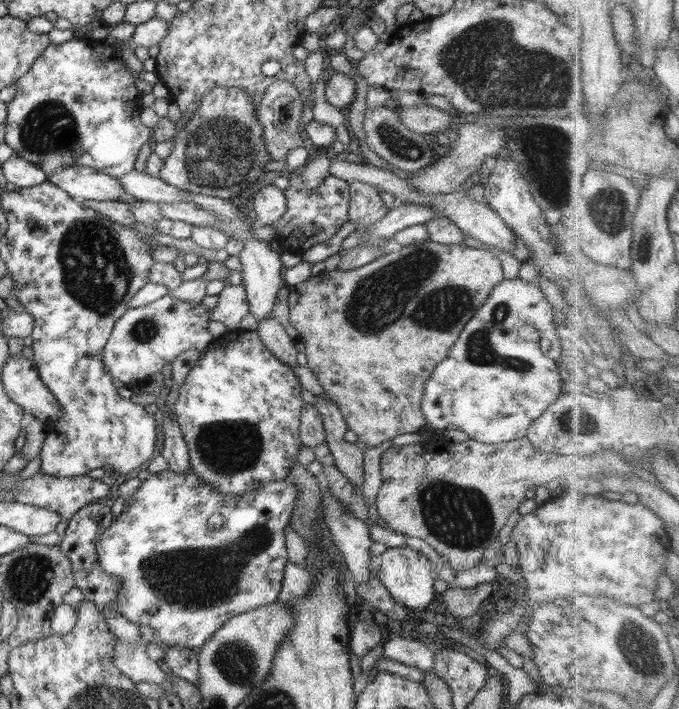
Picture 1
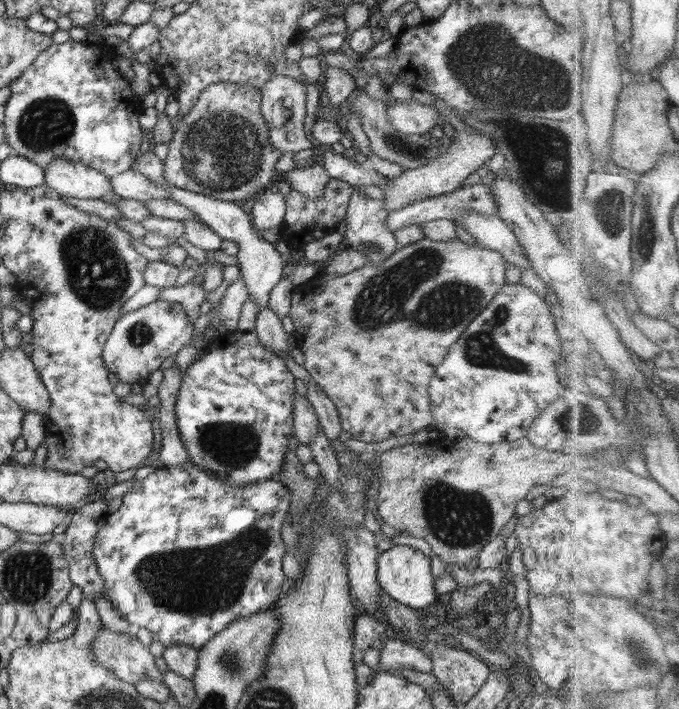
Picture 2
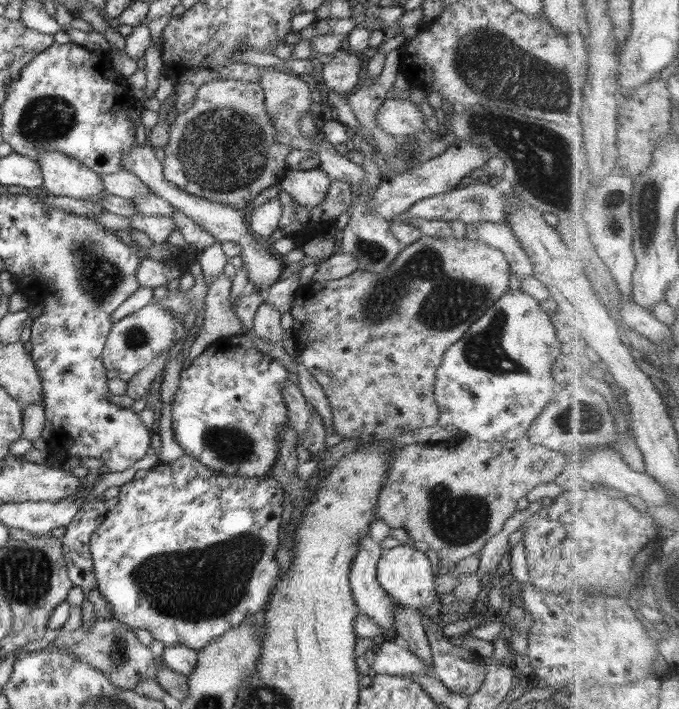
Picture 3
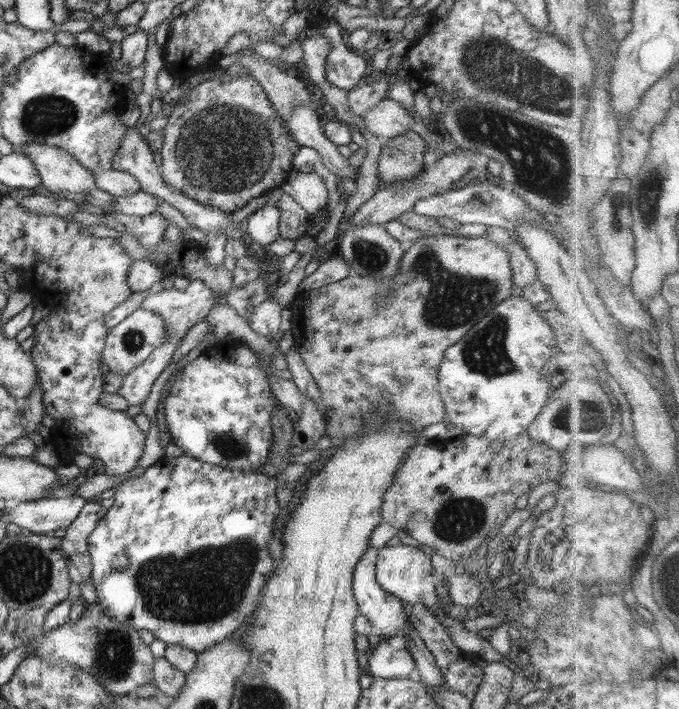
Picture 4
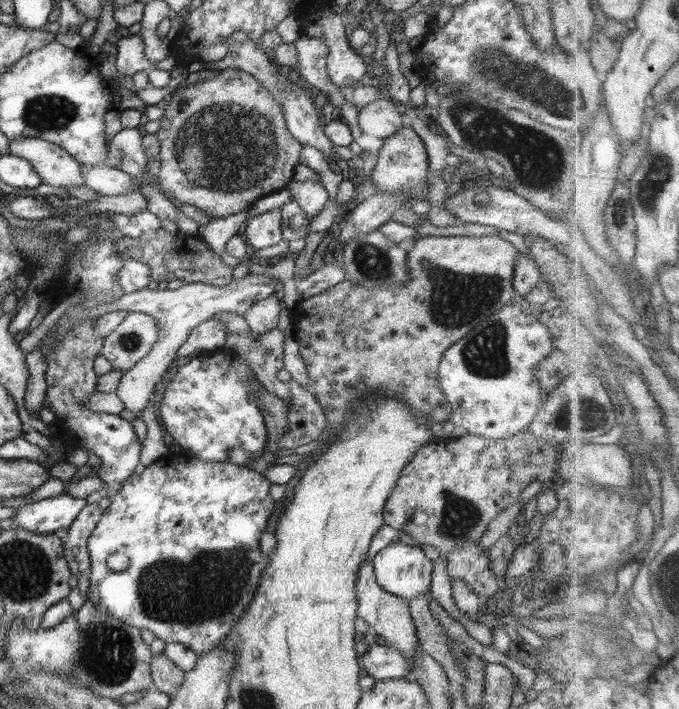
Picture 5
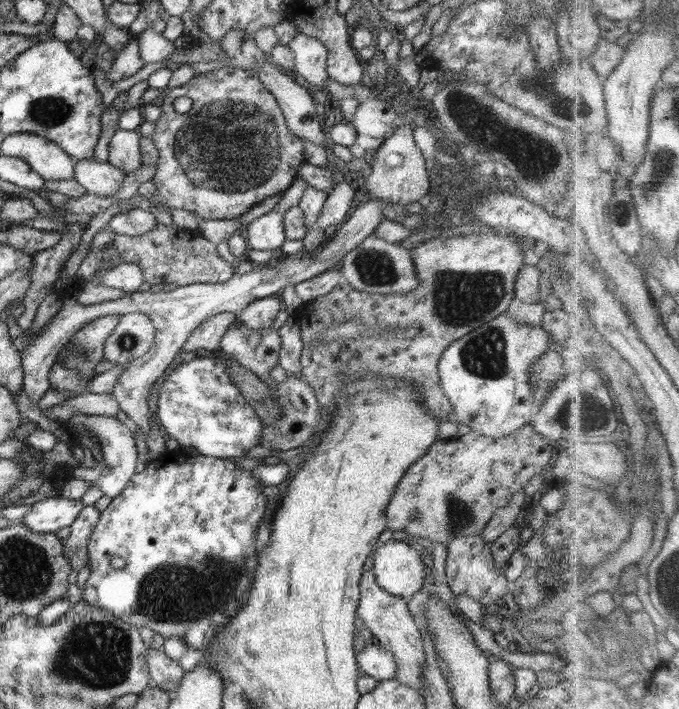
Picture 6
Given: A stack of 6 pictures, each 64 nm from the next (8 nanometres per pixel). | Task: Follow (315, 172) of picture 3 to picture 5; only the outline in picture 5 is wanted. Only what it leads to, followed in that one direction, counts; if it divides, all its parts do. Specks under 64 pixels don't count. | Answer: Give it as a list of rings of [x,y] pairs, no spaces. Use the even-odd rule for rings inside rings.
[[[292,180],[287,190],[290,191],[291,199],[296,201],[307,214],[308,219],[320,213],[330,198],[324,186],[313,181]]]

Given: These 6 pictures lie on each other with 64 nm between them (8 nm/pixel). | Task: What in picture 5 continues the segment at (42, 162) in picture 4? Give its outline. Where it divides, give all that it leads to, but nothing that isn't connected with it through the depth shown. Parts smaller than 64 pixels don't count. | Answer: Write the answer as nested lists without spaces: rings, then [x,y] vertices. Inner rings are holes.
[[[16,138],[9,142],[10,155],[26,160],[43,184],[61,188],[83,186],[81,164],[62,148],[40,138]]]

